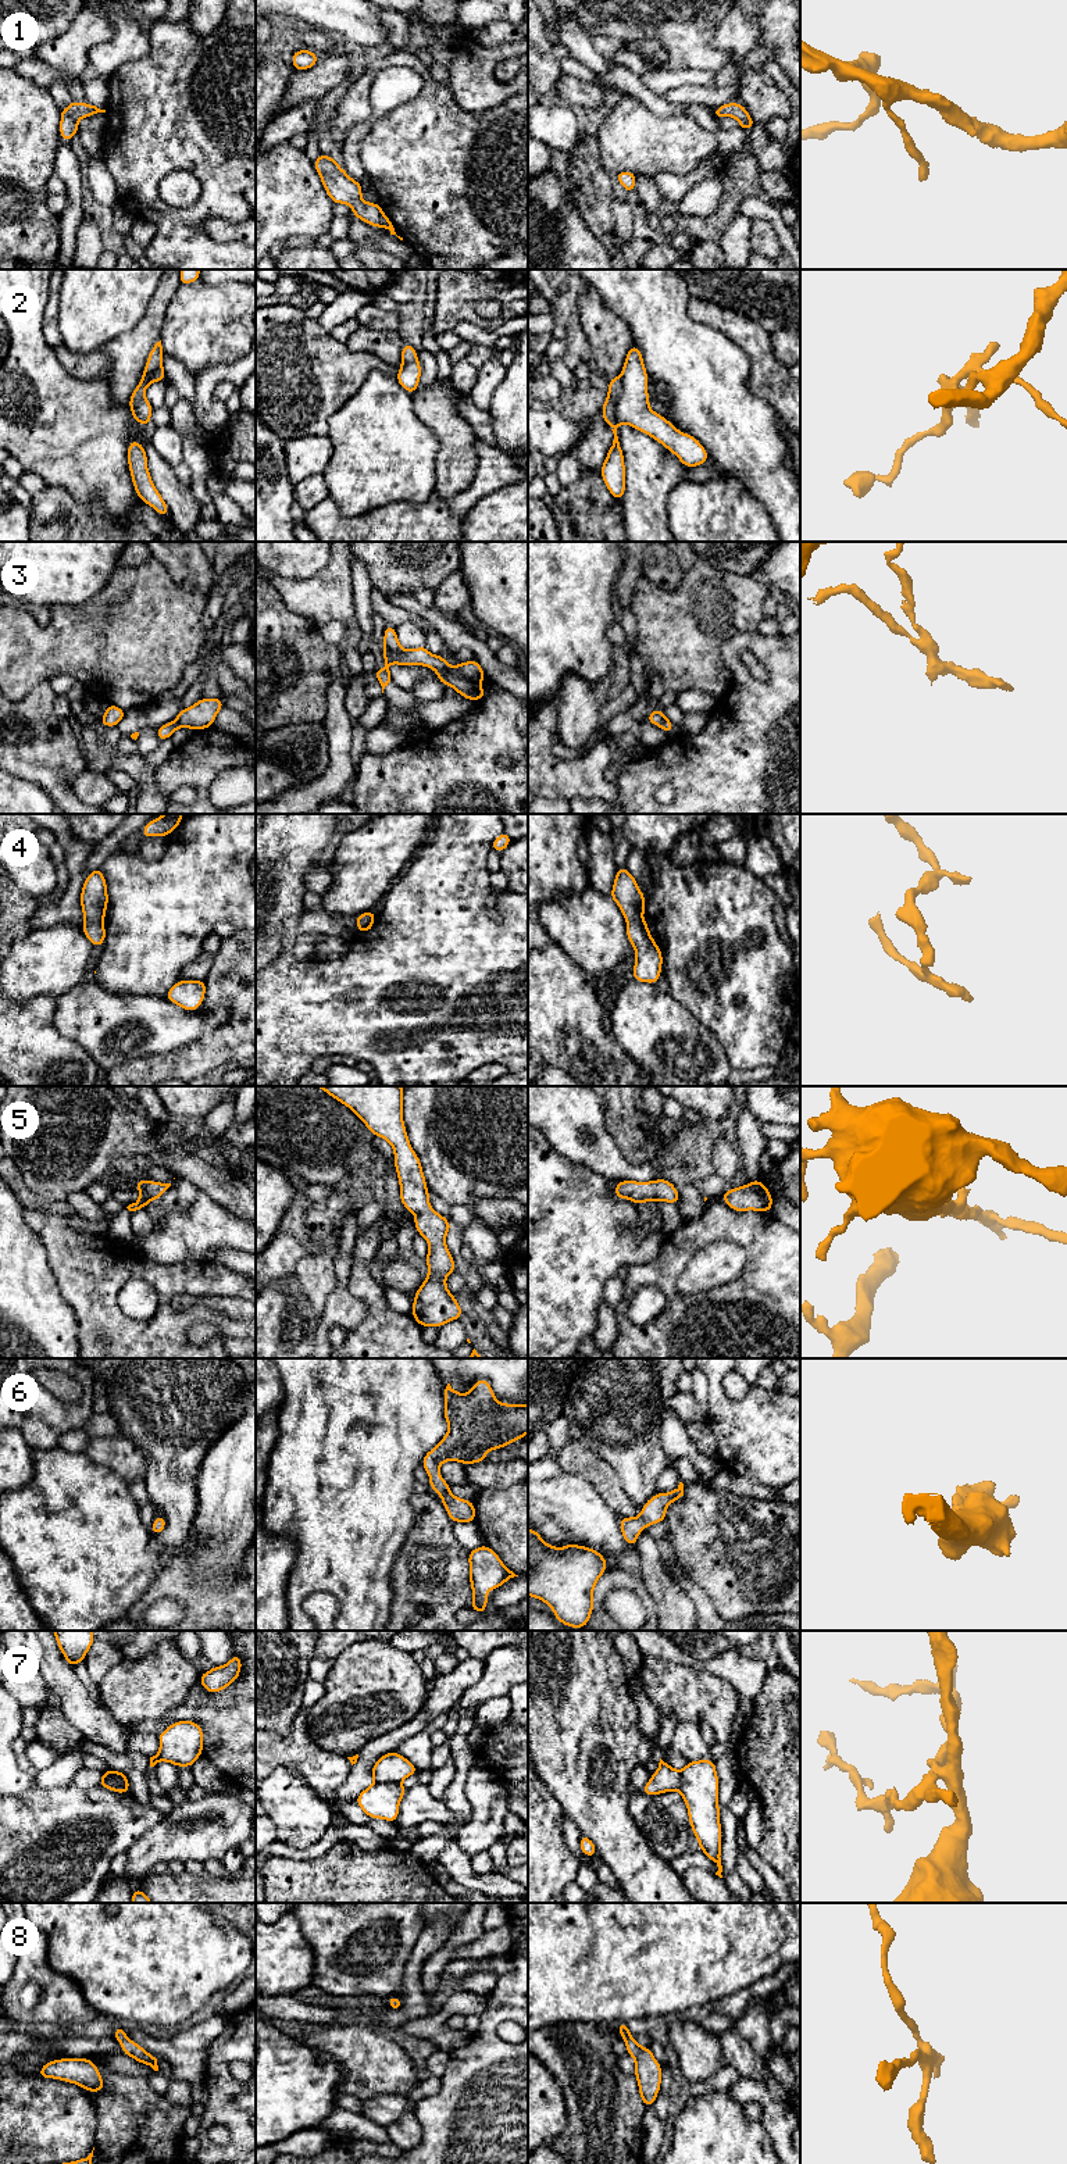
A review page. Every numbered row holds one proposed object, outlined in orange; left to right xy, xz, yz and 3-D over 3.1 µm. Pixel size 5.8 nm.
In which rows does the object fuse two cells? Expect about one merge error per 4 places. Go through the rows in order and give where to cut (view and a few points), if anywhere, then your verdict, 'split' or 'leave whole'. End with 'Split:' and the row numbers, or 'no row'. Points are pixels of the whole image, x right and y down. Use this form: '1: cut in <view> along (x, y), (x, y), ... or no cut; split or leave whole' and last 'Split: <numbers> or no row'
1: no cut; leave whole
2: no cut; leave whole
3: cut in xz along (435, 668), (475, 682); split
4: no cut; leave whole
5: no cut; leave whole
6: no cut; leave whole
7: cut in xz along (399, 1781), (375, 1782); split
8: no cut; leave whole
Split: 3, 7

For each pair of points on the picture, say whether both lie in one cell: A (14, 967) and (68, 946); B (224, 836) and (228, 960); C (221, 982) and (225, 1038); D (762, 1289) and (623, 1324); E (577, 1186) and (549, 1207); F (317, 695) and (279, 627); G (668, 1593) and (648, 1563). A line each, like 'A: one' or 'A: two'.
A: one
B: two
C: one
D: one
E: one
F: one
G: one

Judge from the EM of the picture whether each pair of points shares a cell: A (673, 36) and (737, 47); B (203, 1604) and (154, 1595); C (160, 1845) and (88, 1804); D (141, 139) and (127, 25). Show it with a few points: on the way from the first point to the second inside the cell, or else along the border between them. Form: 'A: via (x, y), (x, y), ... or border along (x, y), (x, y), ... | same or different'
A: border along (725, 14), (710, 43), (730, 54), (730, 64) | different
B: via (191, 1592), (167, 1591) | same
C: border along (166, 1816), (125, 1852) | different
D: border along (149, 32), (149, 52), (124, 63), (110, 78) | different

